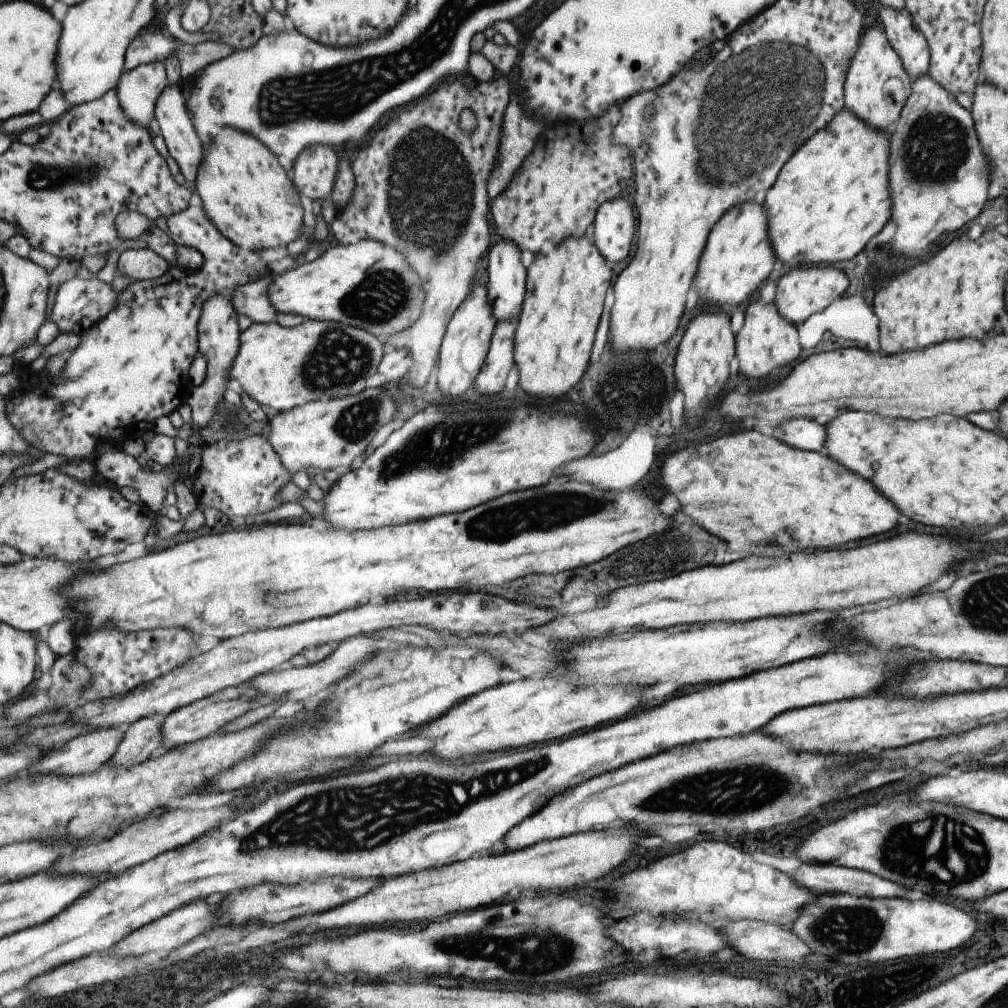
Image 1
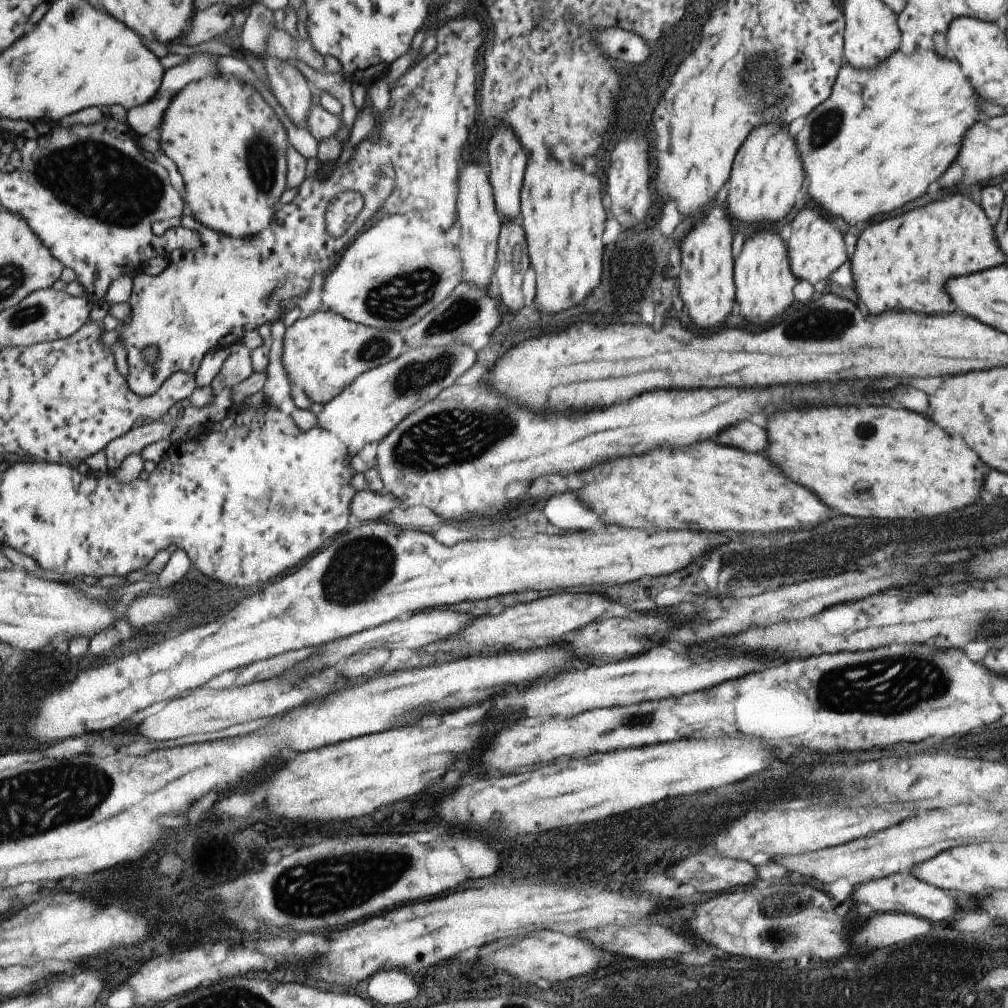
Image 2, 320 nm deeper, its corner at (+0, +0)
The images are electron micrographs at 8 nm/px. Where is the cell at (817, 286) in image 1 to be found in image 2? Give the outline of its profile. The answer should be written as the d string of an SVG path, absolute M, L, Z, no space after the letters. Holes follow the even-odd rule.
M809 204L803 205L790 221L789 238L784 242L789 259L790 271L796 279L807 280L815 288L829 280L833 272L845 260L843 229L835 228L820 210Z

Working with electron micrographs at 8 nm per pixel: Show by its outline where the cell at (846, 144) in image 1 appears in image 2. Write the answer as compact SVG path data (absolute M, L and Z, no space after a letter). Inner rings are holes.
M932 46L928 49L915 47L911 54L903 54L897 48L887 59L881 59L880 63L876 64L876 67L866 69L855 68L843 60L831 87L830 95L809 114L806 114L807 118L803 122L803 127L795 136L796 147L801 160L803 160L802 169L805 170L805 176L809 180L807 192L809 192L811 200L821 208L821 212L825 212L825 214L829 214L833 218L839 218L837 222L843 228L857 224L857 222L863 222L862 225L865 226L864 222L873 222L873 220L877 220L881 216L887 216L889 212L901 208L905 202L921 196L927 190L927 186L933 180L937 180L943 174L943 170L953 162L953 158L957 156L957 150L960 149L959 144L961 144L968 128L971 128L978 120L982 120L977 97L974 86L966 79L960 64L951 58L949 54L944 57L939 56L937 52L933 51Z

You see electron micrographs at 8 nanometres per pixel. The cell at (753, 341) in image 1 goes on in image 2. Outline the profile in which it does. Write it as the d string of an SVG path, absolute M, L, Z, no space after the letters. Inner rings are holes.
M770 227L755 229L755 233L744 240L739 254L732 261L732 279L734 298L739 302L739 314L757 326L763 326L795 302L791 290L796 278L790 271L786 245L779 235Z

